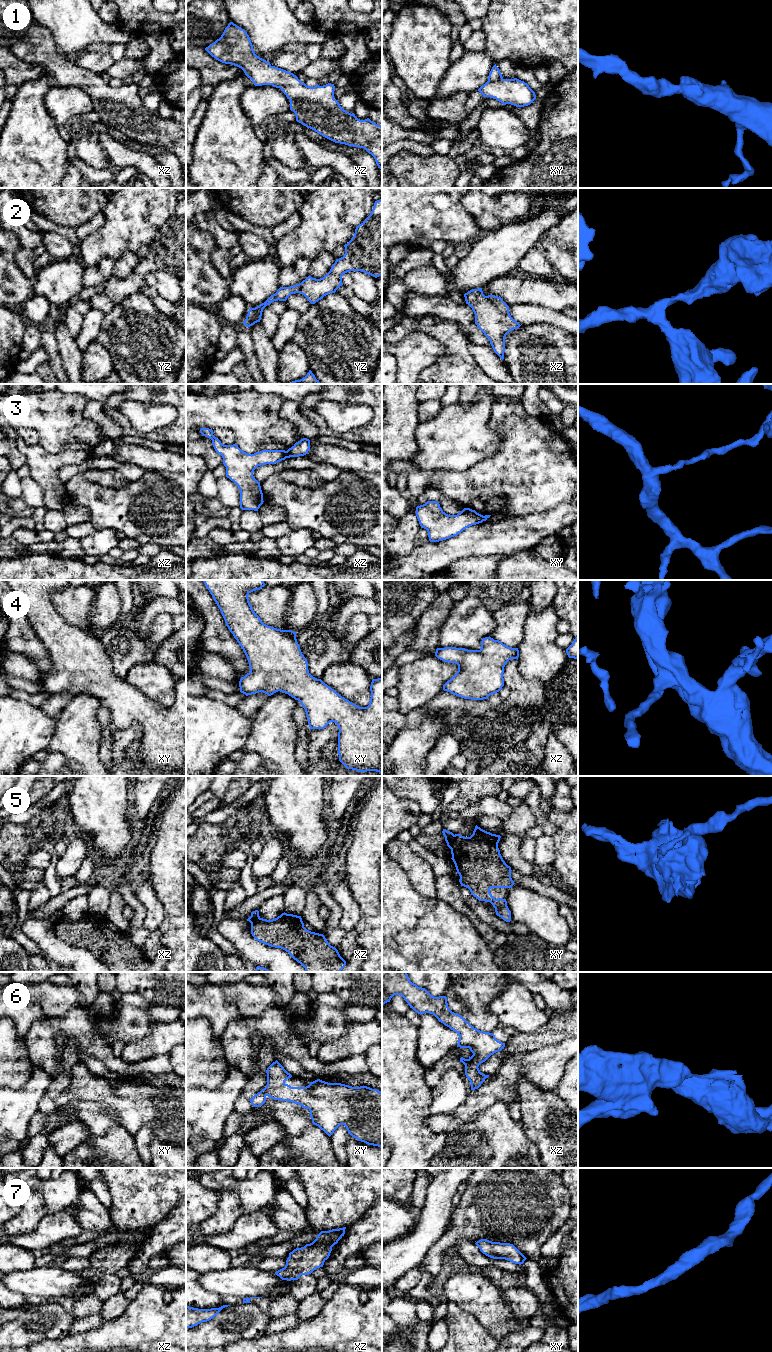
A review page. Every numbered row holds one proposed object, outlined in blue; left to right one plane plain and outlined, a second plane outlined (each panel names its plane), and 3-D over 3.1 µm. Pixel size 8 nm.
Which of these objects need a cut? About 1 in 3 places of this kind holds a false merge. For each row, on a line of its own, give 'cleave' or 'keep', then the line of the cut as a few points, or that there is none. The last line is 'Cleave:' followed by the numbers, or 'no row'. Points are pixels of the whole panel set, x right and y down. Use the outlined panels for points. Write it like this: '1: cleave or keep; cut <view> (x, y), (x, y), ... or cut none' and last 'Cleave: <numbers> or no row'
1: keep; cut none
2: keep; cut none
3: cleave; cut xz (286, 451), (287, 457)
4: keep; cut none
5: cleave; cut xz (259, 916), (251, 924)
6: keep; cut none
7: keep; cut none
Cleave: 3, 5

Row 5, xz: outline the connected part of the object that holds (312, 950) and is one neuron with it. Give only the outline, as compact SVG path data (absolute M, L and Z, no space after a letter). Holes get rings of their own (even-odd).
M284 912L272 920L259 917L251 924L251 934L263 944L288 952L306 972L341 972L346 965L323 934L304 927L301 916Z

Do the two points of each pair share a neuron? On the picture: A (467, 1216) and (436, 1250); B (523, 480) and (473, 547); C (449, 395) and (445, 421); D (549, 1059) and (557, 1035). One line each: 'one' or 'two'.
A: one
B: two
C: two
D: two

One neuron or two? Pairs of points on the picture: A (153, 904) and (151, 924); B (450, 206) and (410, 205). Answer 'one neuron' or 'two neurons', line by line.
A: one neuron
B: one neuron

